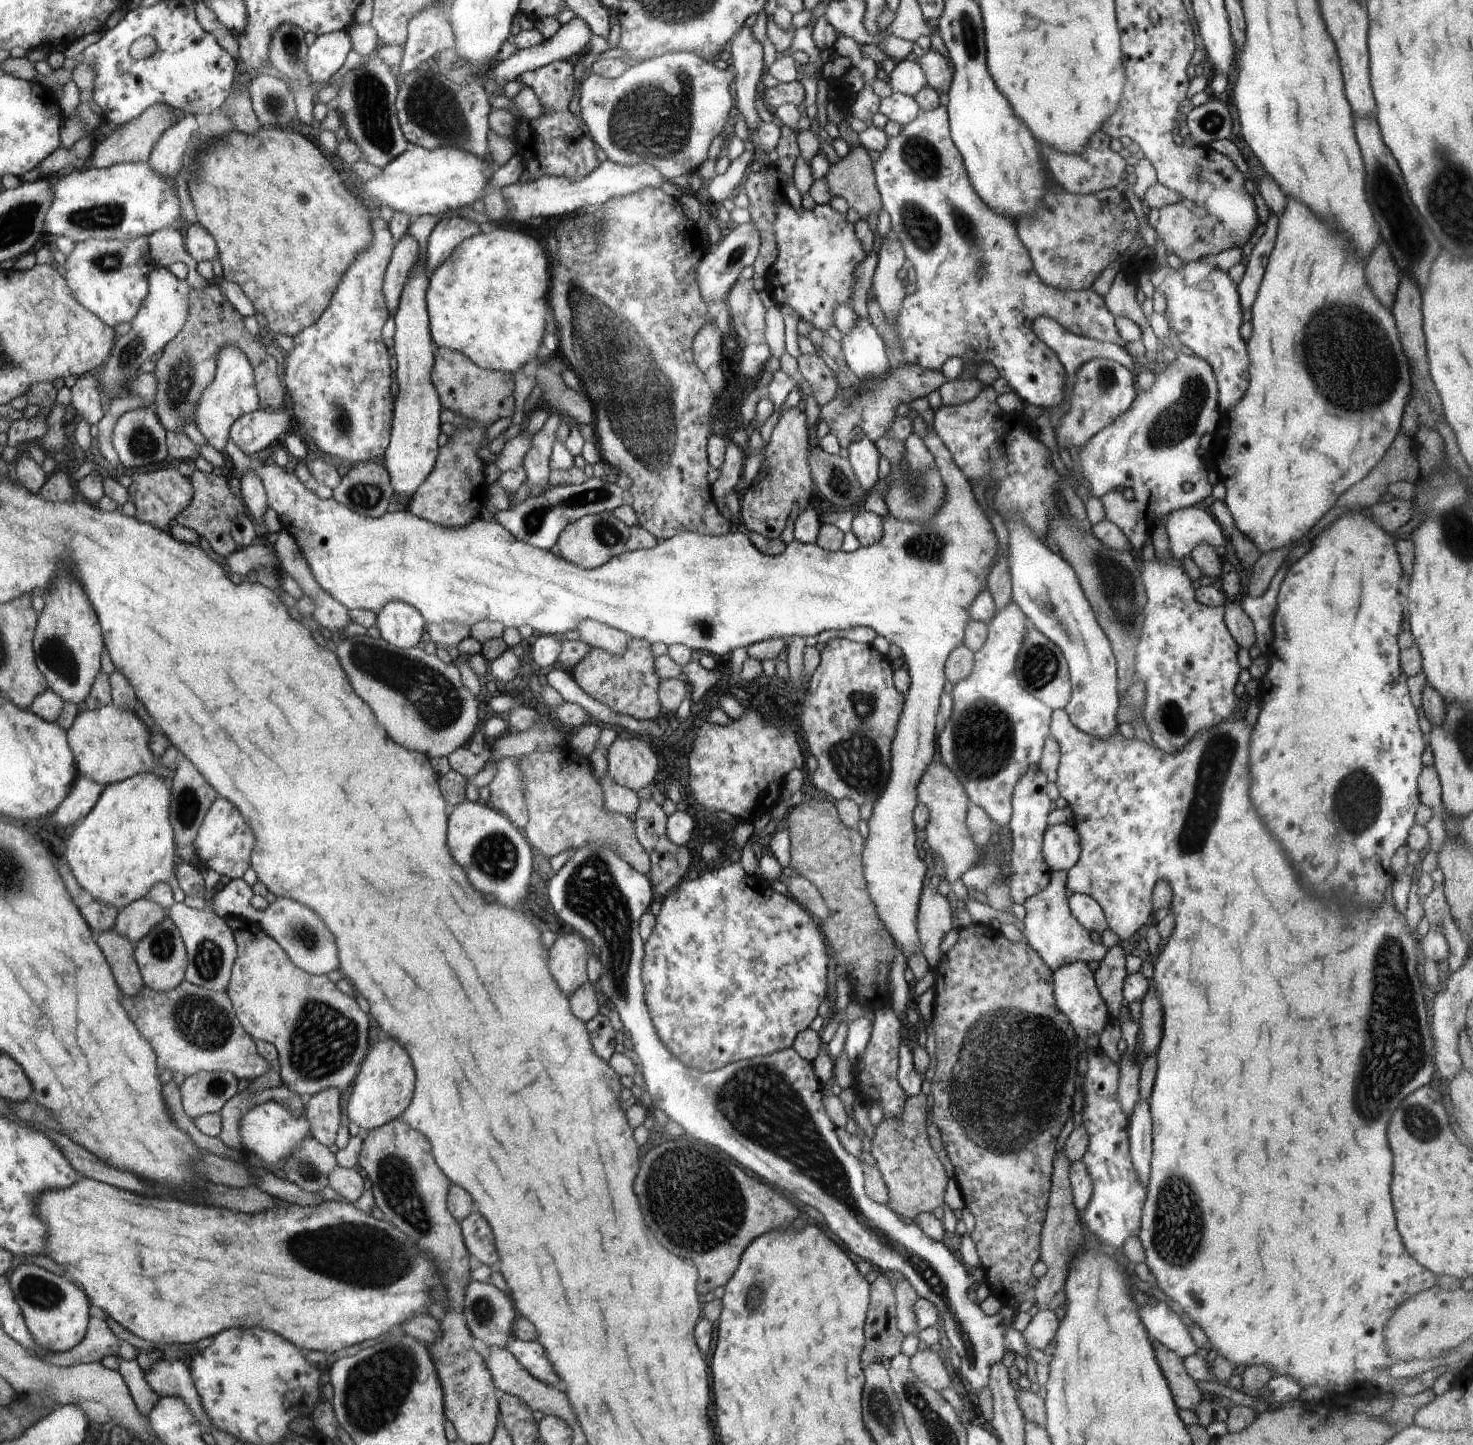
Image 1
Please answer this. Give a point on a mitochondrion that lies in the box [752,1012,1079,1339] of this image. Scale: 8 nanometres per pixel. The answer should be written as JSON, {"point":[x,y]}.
{"point":[982,1052]}

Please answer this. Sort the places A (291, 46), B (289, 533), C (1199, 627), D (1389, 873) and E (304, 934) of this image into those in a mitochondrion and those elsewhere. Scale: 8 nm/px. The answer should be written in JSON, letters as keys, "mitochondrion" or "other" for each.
{"A":"mitochondrion","B":"other","C":"other","D":"other","E":"mitochondrion"}

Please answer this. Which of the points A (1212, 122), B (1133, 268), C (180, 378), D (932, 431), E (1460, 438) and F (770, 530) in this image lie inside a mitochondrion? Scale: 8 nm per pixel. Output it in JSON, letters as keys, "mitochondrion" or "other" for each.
{"A":"mitochondrion","B":"other","C":"mitochondrion","D":"other","E":"other","F":"other"}

